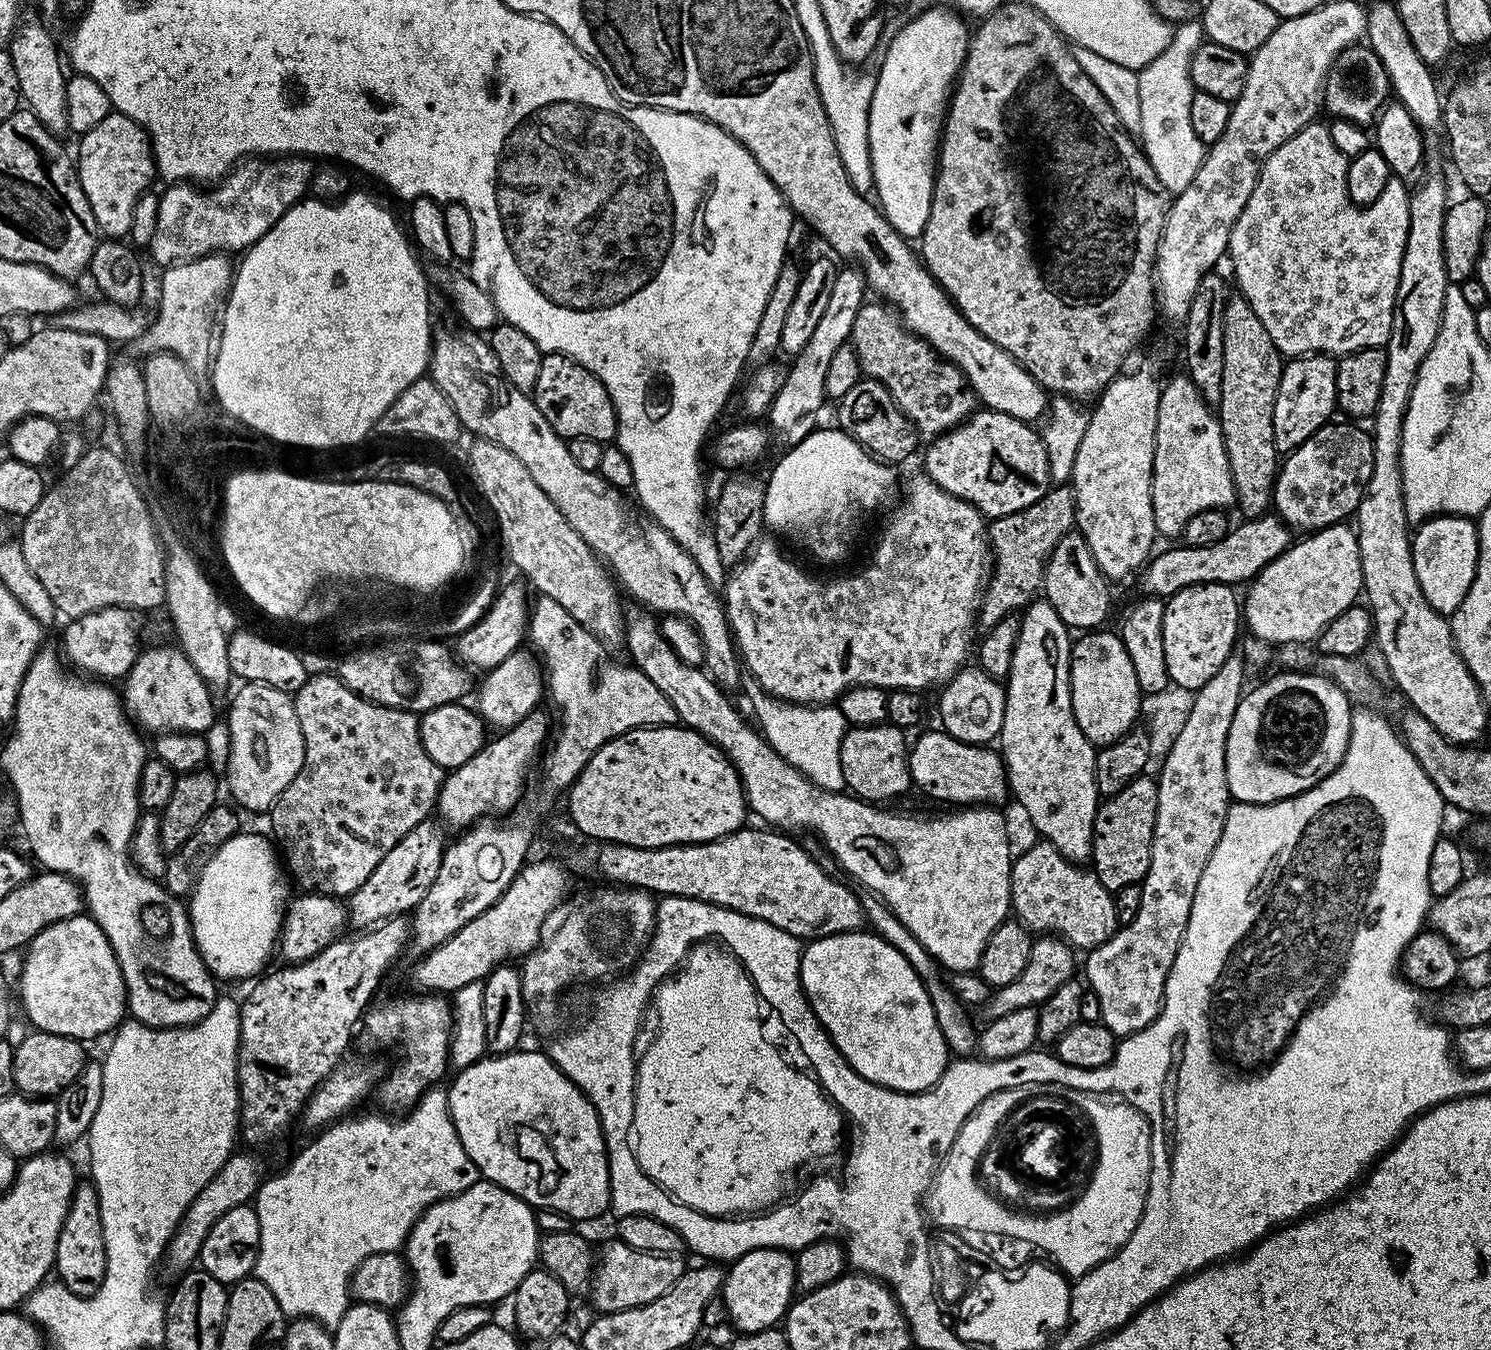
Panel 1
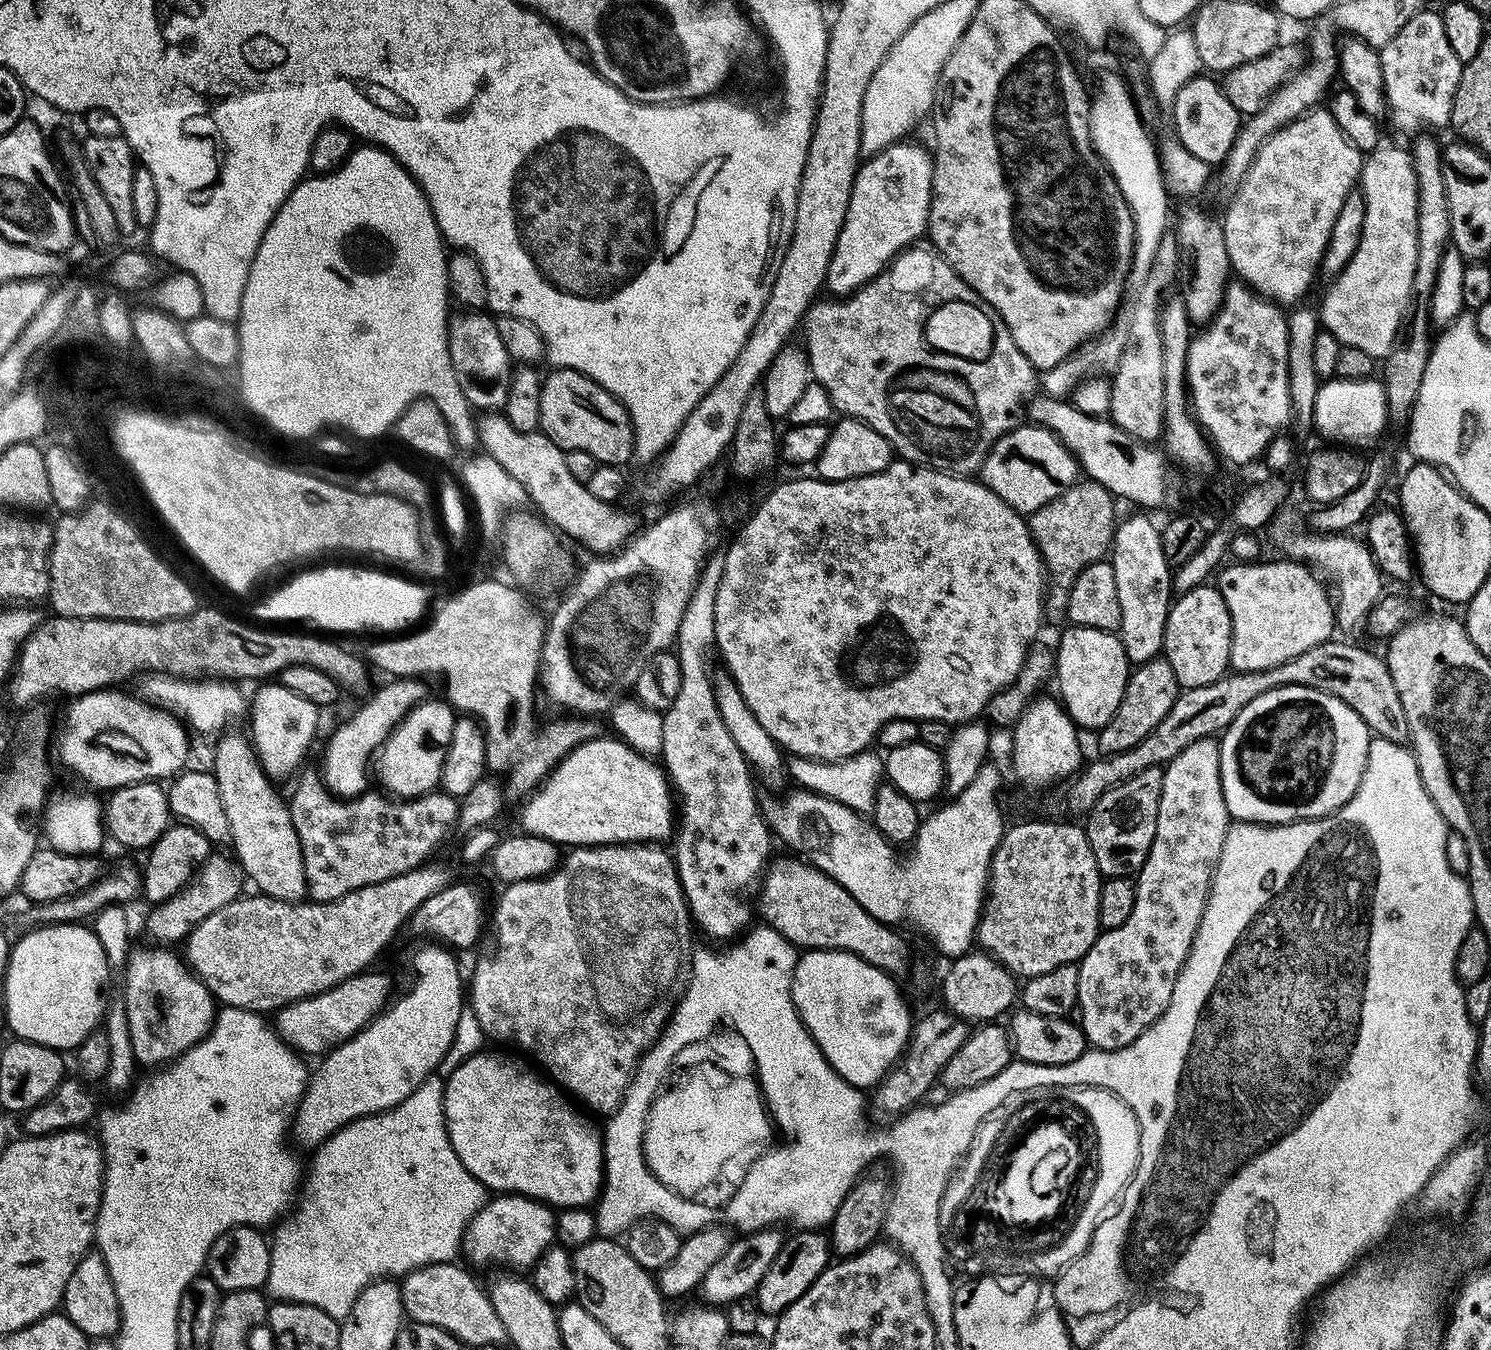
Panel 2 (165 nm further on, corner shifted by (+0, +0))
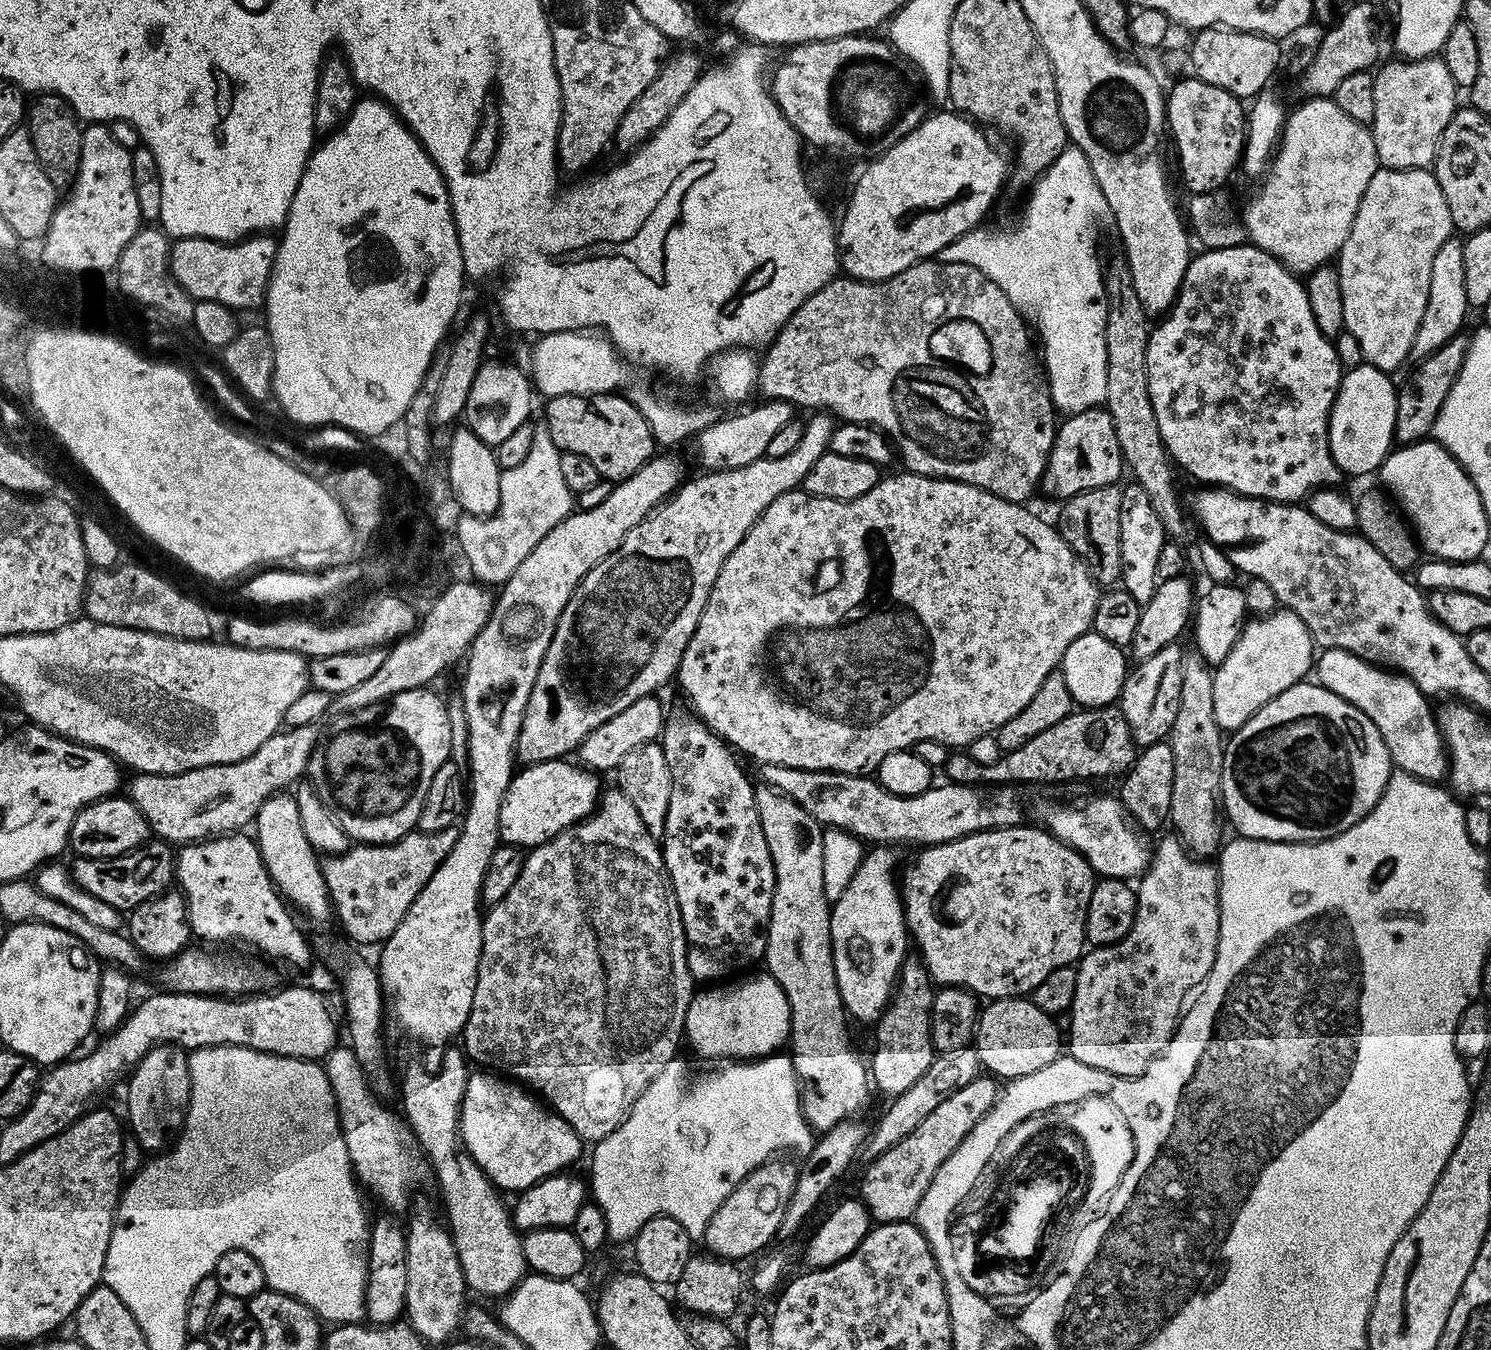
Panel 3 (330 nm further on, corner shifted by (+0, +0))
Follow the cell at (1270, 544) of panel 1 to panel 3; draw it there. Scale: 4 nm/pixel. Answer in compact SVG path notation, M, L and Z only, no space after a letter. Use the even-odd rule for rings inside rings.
M1464 334L1456 335L1444 345L1440 345L1429 357L1417 363L1408 373L1405 384L1396 389L1396 417L1394 418L1394 440L1397 445L1416 444L1420 440L1433 435L1436 419L1442 410L1442 402L1446 402L1446 394L1454 386L1458 378L1458 370L1462 370L1464 355L1468 349L1469 337Z

